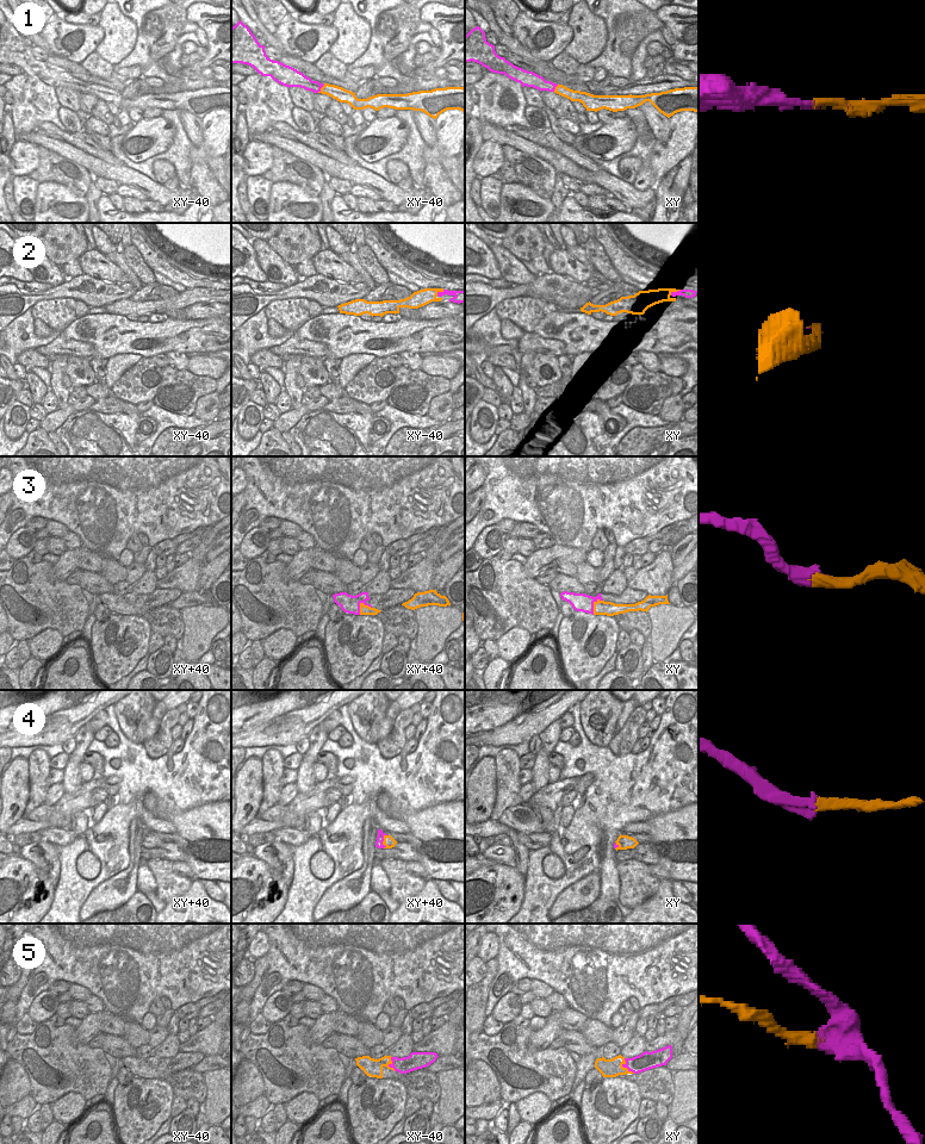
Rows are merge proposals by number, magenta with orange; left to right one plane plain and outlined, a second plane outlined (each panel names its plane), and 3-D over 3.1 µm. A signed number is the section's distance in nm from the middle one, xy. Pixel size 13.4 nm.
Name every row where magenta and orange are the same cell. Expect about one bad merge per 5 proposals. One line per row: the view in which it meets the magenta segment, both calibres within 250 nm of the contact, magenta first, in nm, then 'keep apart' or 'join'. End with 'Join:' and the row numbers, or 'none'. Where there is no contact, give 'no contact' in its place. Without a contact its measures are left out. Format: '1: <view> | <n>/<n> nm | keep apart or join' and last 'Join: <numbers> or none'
1: xy-40 | 170/180 nm | join
2: xy | 130/190 nm | join
3: xy+40 | 240/130 nm | join
4: xy+40 | 100/160 nm | keep apart
5: xy | 240/260 nm | keep apart
Join: 1, 2, 3

